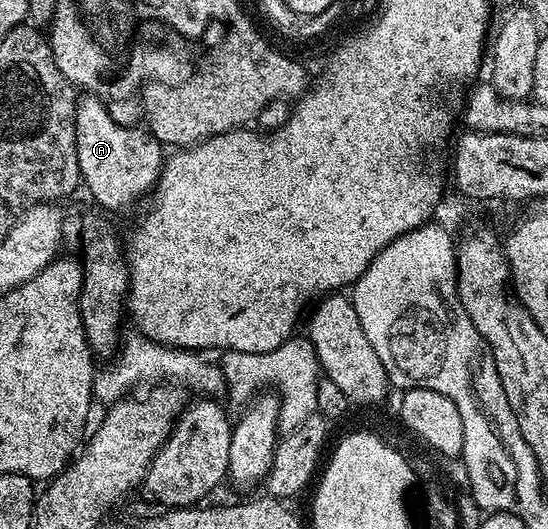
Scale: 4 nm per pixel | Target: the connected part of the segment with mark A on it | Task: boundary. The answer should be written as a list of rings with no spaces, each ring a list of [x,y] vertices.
[[[85,95],[78,100],[75,143],[84,188],[89,188],[90,195],[103,208],[125,209],[141,196],[144,198],[156,186],[163,164],[161,142],[144,128],[115,123],[105,104],[97,97]]]

